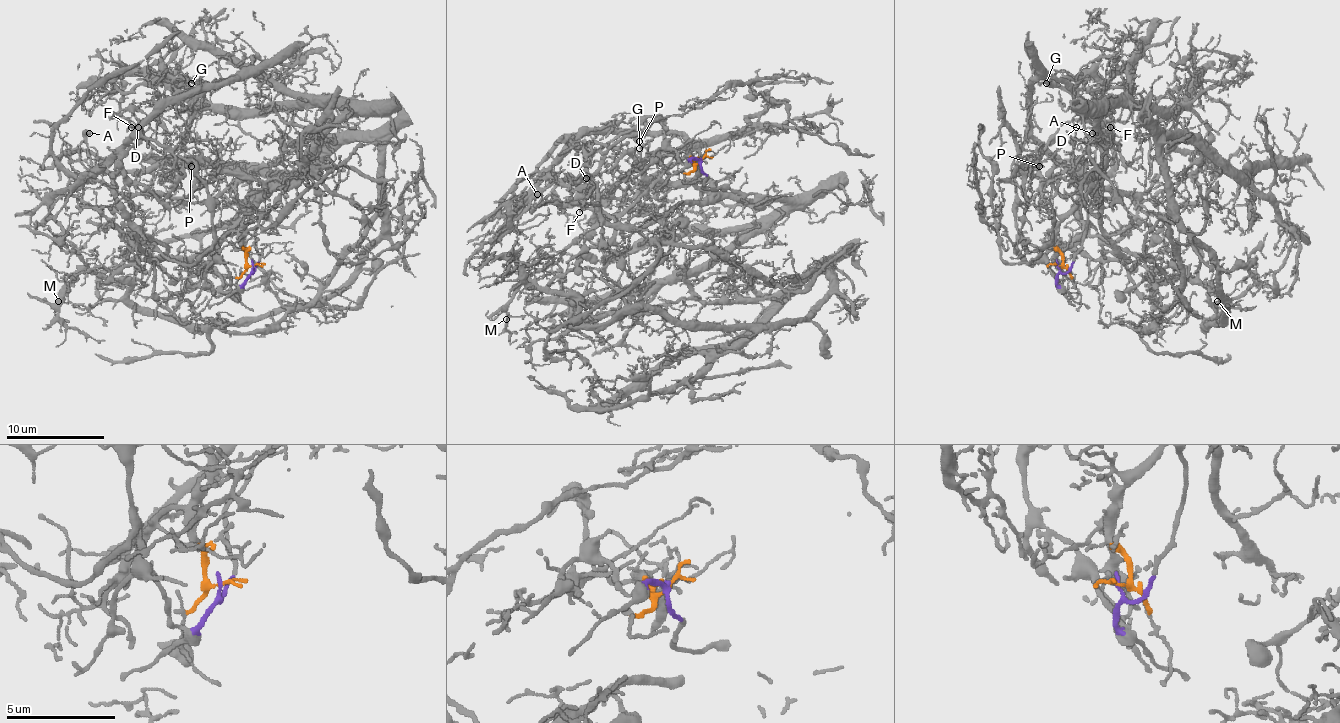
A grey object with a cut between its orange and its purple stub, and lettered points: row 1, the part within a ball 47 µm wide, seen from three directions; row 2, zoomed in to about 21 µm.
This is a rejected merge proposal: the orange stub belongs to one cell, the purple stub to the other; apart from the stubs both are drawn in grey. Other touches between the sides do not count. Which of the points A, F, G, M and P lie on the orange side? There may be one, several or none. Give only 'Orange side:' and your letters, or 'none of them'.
Orange side: F, G, M

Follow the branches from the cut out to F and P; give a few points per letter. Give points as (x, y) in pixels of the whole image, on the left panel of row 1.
F: (253, 265), (241, 226), (258, 184), (219, 167), (217, 140), (190, 135), (194, 93), (180, 91), (131, 128)
P: (253, 265), (251, 275), (234, 284), (217, 250), (212, 228), (212, 196), (192, 160), (192, 167)

